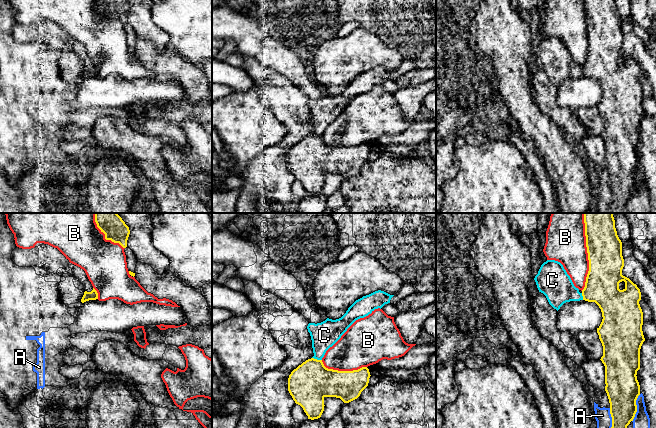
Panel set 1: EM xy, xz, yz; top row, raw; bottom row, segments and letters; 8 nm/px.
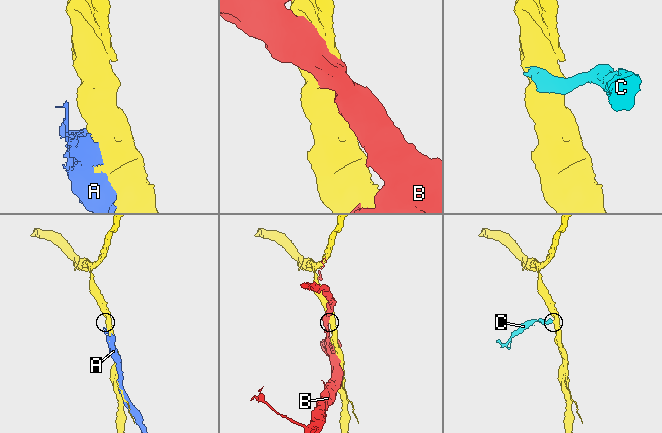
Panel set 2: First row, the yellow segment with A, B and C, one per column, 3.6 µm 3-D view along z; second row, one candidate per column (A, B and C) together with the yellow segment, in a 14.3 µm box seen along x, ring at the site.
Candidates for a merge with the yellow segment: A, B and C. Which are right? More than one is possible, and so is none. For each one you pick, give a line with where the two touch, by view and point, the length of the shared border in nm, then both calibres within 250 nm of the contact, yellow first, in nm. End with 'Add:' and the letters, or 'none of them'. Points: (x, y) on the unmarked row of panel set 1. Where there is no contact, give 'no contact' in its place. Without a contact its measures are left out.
Add: none of them

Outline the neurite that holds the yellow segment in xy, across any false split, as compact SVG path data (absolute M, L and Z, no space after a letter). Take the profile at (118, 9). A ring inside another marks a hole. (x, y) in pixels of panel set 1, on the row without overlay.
M97 0L97 3L105 10L106 16L119 19L123 24L127 23L130 6L126 0Z

